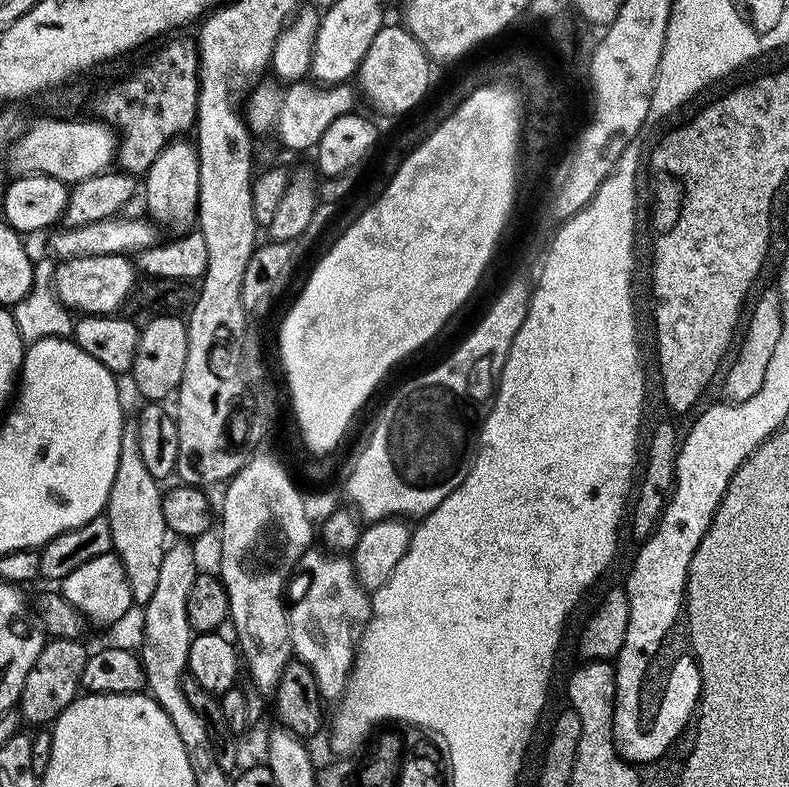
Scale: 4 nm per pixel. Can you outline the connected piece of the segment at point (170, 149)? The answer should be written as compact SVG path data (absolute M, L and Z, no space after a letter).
M177 138L169 143L163 148L162 154L158 154L154 159L148 172L142 176L143 207L149 212L147 215L160 226L165 224L168 228L183 229L196 219L196 203L200 193L198 154L195 145L186 141L187 139Z

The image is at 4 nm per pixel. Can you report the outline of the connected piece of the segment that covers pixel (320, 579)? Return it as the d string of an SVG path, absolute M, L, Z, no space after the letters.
M344 554L332 555L336 556L326 557L313 570L312 577L308 580L308 589L301 594L296 605L288 608L288 629L295 659L312 671L318 682L320 698L325 702L336 702L343 696L344 687L348 685L348 676L352 672L352 664L356 661L356 646L372 616L371 595L359 584L351 559Z

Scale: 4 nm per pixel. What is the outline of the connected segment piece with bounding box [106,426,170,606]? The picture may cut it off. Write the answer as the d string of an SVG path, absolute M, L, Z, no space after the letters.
M125 427L120 436L120 457L118 470L114 474L114 482L110 486L110 494L106 505L106 515L112 546L117 556L120 557L122 566L126 570L126 578L130 582L130 594L137 605L145 605L153 597L157 589L158 574L161 565L166 541L170 533L164 525L162 518L161 485L146 470L138 450L138 438L135 427Z

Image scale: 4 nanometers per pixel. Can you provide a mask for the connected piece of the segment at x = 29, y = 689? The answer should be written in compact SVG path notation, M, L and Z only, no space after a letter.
M70 638L49 639L44 643L38 658L34 658L34 666L30 666L30 674L26 674L26 682L22 686L18 711L25 725L40 724L47 716L60 716L81 695L82 670L86 670L90 655L89 649L84 649L84 643L83 639Z

